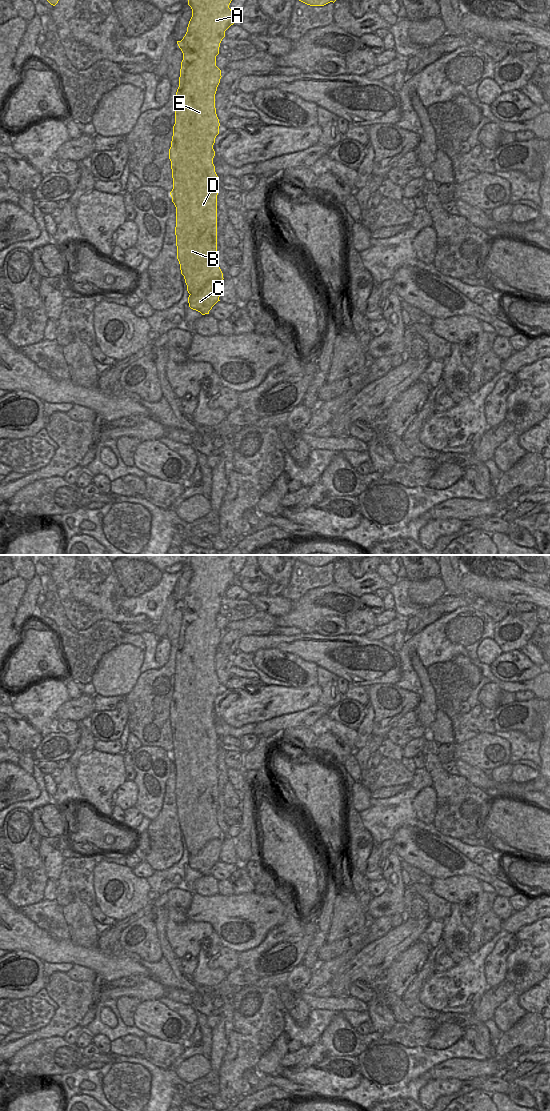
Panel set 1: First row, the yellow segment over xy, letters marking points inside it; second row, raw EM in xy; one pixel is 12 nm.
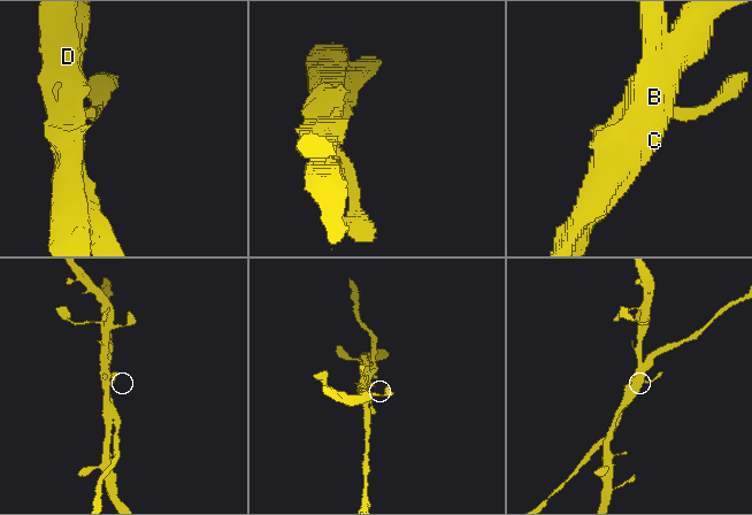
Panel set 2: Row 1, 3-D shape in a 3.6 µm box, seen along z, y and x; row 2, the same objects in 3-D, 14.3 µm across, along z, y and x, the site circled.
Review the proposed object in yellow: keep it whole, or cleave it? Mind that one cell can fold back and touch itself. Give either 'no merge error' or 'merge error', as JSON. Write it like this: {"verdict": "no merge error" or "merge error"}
{"verdict": "merge error"}

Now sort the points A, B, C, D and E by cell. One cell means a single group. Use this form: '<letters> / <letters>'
A B D E / C

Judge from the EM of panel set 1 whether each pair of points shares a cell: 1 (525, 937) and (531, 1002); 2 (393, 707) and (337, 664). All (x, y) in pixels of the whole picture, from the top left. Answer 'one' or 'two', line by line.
1: two
2: two

